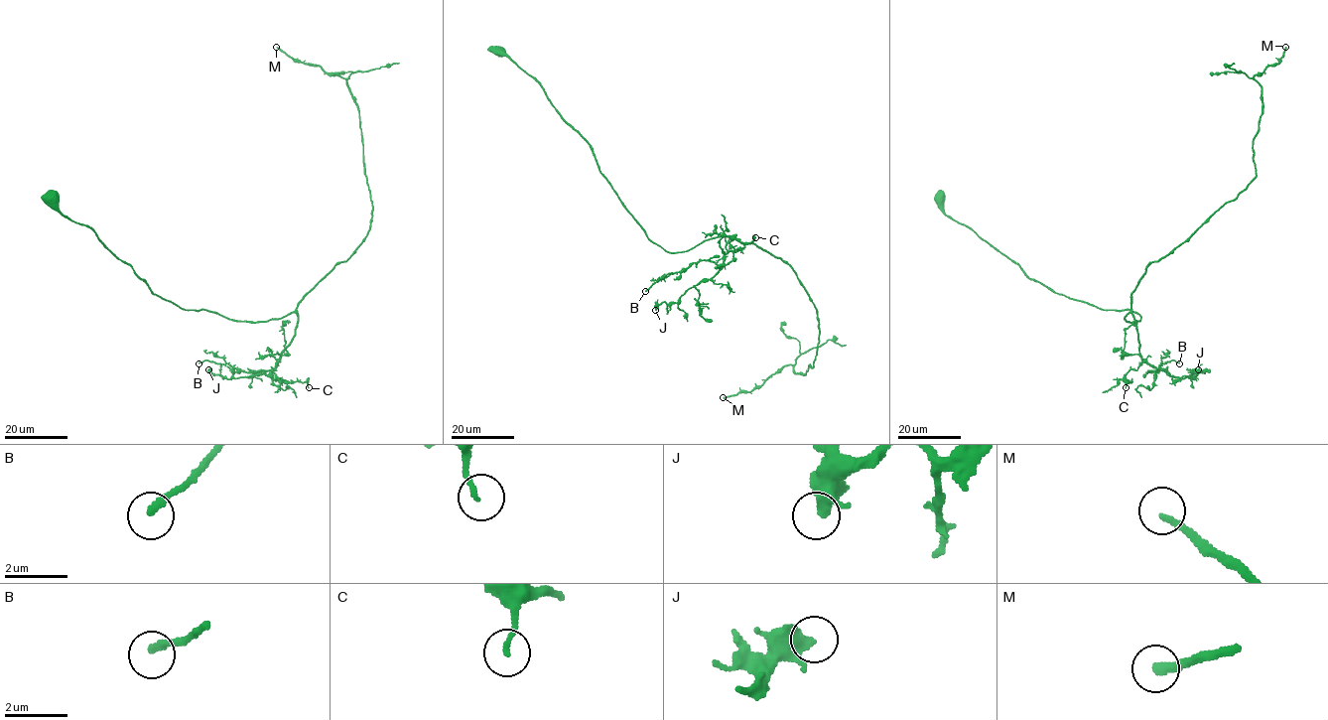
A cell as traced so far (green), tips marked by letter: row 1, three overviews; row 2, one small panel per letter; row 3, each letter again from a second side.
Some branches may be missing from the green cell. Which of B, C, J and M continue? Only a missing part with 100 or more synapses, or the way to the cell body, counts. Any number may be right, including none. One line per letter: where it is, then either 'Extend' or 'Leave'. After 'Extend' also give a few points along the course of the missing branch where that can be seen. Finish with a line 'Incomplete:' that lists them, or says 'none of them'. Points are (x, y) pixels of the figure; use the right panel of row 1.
B: Place: (1179, 363). Leave
C: Place: (1126, 387). Leave
J: Place: (1198, 369). Leave
M: Place: (1285, 47). Extend
Incomplete: M

